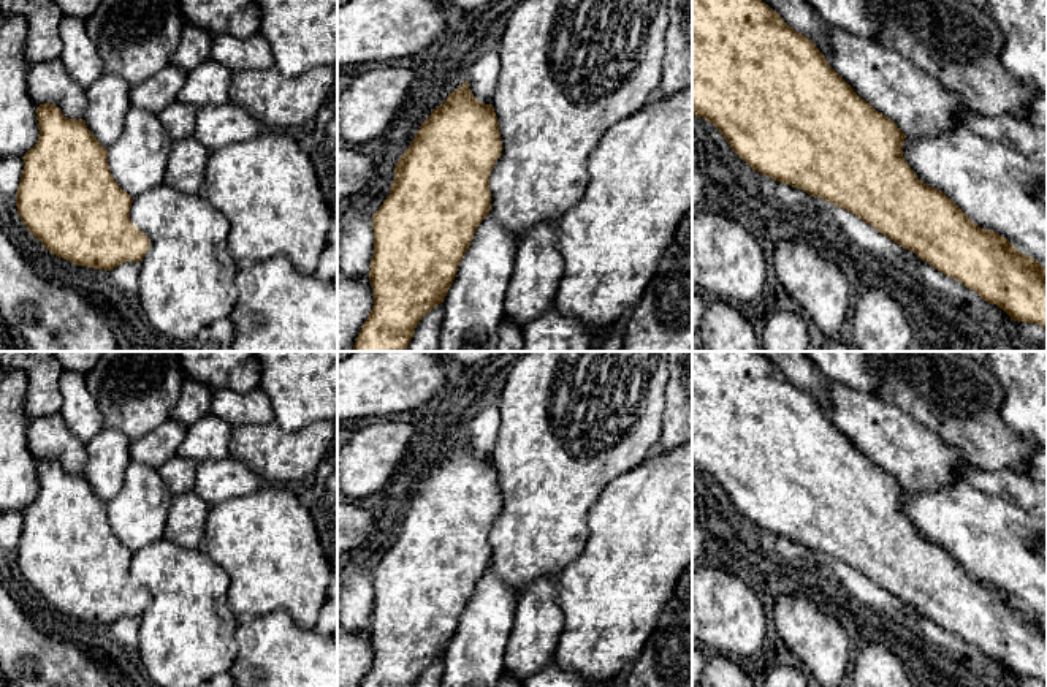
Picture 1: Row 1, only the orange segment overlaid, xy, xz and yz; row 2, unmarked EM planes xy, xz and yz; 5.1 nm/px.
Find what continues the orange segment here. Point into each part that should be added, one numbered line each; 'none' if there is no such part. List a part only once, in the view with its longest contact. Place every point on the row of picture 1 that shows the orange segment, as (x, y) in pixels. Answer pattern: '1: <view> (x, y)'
none

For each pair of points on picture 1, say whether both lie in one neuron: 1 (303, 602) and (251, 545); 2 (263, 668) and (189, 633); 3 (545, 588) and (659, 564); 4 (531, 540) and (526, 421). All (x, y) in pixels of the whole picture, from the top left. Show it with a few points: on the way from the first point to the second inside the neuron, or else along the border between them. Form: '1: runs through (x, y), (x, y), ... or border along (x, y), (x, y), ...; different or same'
1: runs through (293, 588), (265, 559); same
2: border along (241, 619), (235, 633), (236, 657), (228, 670); different
3: border along (556, 578), (556, 603), (564, 622); different
4: runs through (531, 510), (531, 451); same

